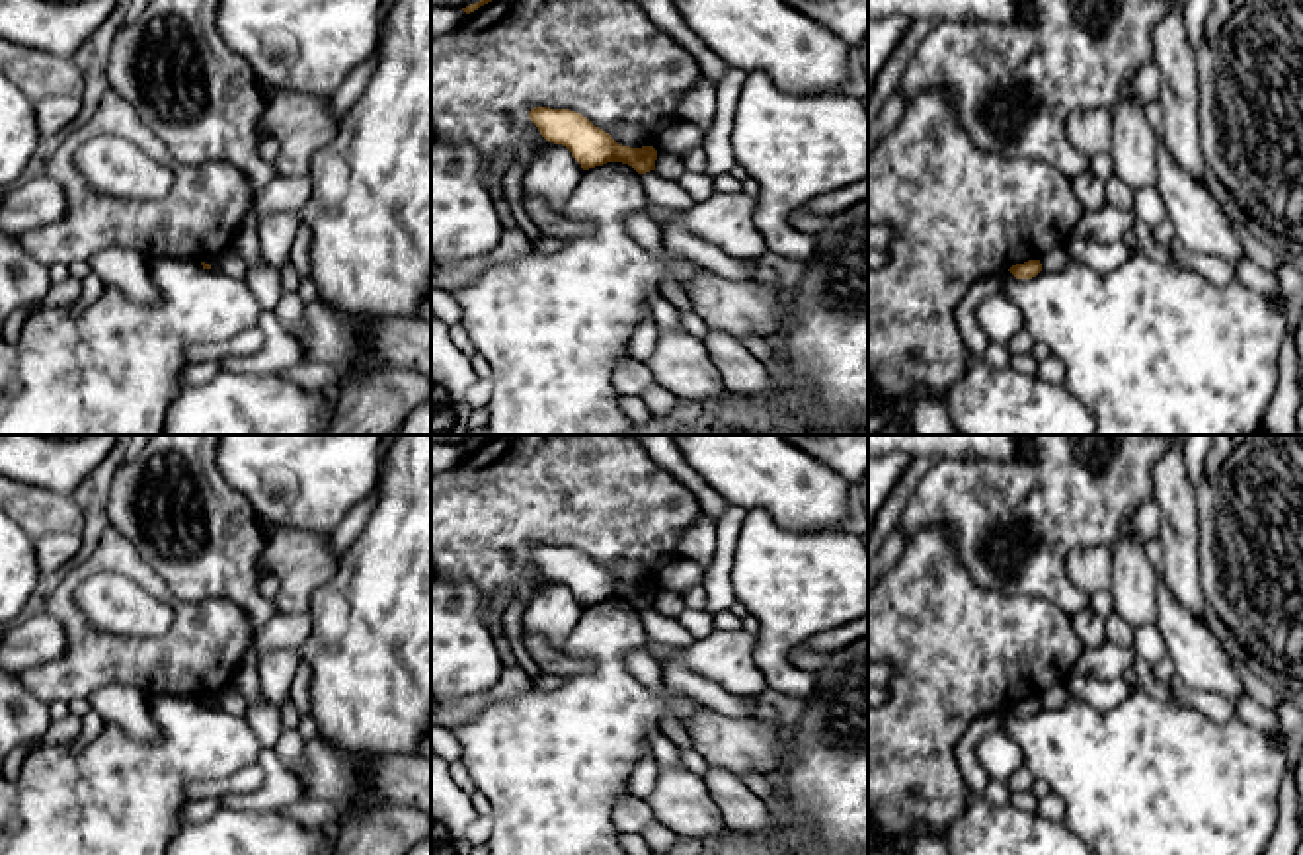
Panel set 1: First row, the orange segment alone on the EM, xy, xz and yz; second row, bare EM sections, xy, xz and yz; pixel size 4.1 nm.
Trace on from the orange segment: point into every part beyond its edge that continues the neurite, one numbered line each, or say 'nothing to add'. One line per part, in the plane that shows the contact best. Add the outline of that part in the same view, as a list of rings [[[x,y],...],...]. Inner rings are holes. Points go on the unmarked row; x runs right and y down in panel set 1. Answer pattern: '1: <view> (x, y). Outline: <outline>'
nothing to add

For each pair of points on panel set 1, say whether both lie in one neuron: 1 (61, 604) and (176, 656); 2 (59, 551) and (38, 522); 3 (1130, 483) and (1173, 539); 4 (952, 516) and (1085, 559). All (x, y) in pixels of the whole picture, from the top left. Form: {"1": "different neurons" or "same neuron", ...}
{"1": "same neuron", "2": "different neurons", "3": "different neurons", "4": "different neurons"}

